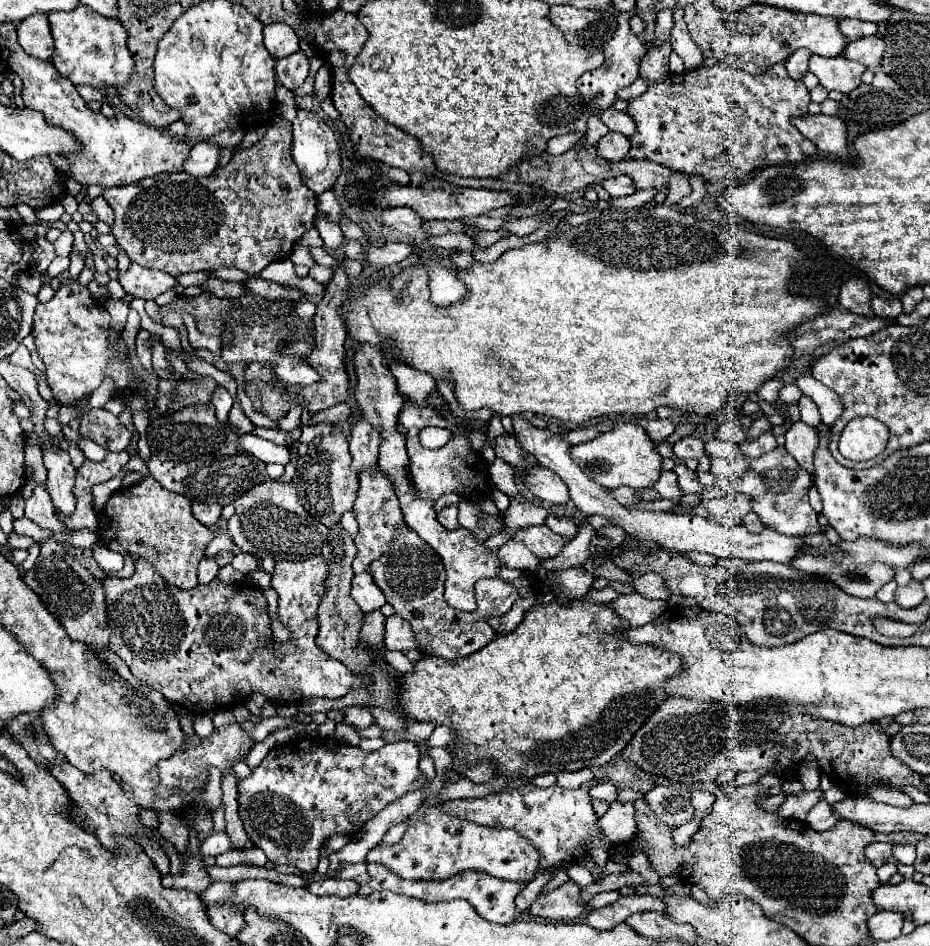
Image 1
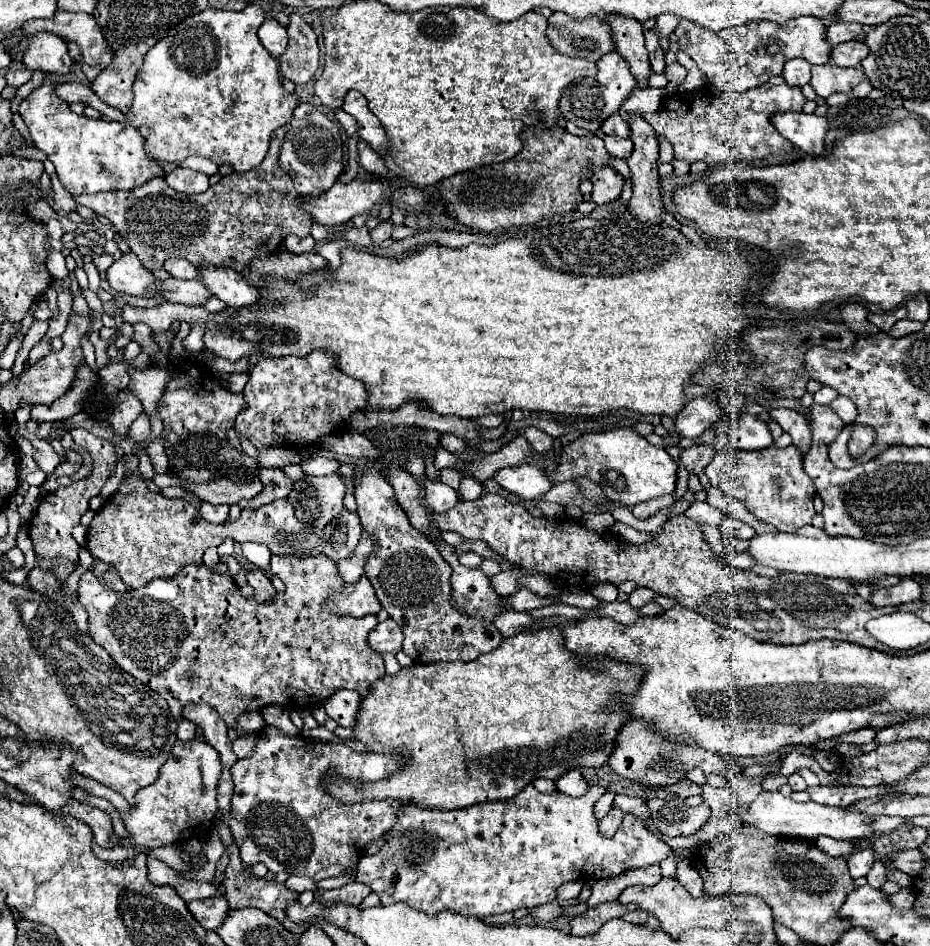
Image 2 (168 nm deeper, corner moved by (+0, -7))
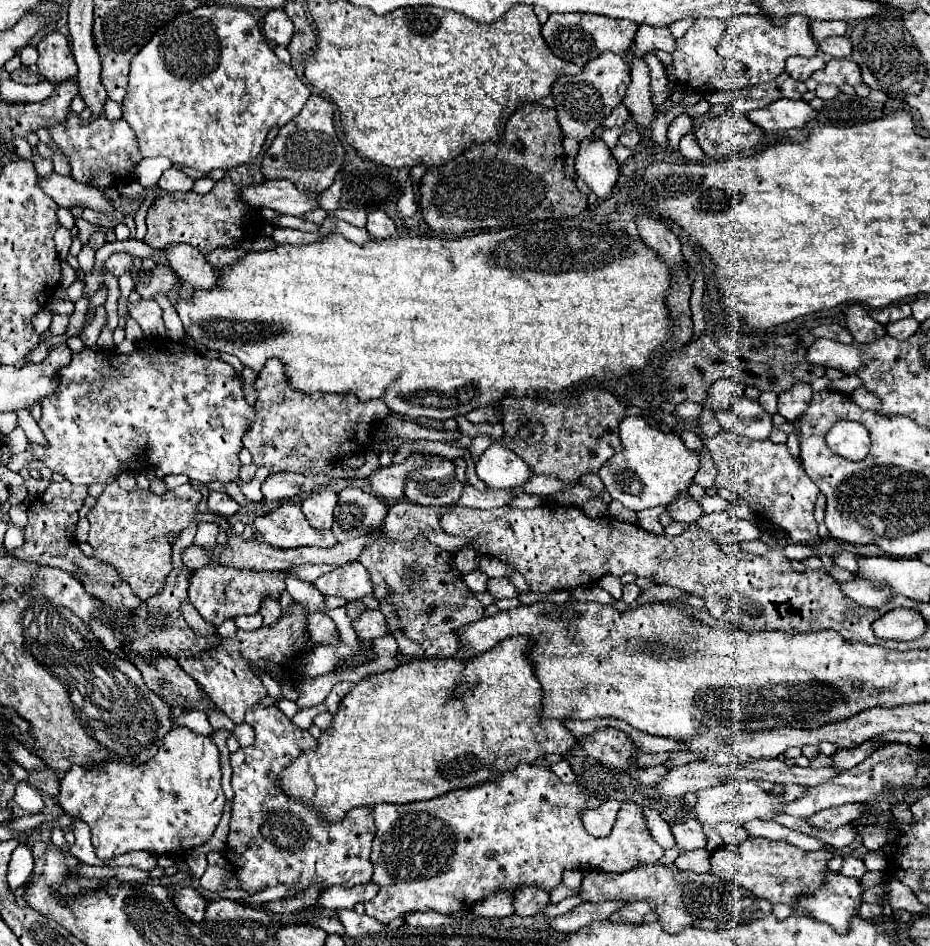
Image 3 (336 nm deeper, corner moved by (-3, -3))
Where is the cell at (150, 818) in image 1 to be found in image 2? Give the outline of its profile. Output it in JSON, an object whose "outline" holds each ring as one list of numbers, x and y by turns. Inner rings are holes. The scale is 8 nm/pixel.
{"outline":[[177,740,173,744,173,750,169,754,169,760,161,766,159,778,147,786,141,788,135,796,137,806,129,810,129,814,125,816,125,826,131,832,131,840,127,840,129,844,141,844,141,846,149,846,149,848,159,848,159,846,167,846,167,844,179,844,179,842,187,842,191,838,203,838,211,832,213,828,213,816,217,810,217,780,219,780,219,754,217,750,207,744,205,740,191,740,191,742,181,742]]}

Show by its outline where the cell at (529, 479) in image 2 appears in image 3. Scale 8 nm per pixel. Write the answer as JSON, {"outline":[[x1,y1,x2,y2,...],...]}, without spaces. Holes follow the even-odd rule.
{"outline":[[496,440,476,460,476,474,490,488,522,486,526,480,532,478,530,466,510,448,500,446,500,442]]}

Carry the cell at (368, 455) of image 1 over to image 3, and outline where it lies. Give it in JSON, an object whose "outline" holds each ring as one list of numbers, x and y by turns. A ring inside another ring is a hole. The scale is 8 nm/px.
{"outline":[[370,534,370,546,358,558,370,572,374,586,374,598,380,602,380,612,390,626,390,634,396,638,402,654,412,658,450,658,460,648,456,630,464,624,476,622,484,616,484,606,470,594,462,574,454,566,450,552,434,546,426,538,414,538,412,542,384,542,376,534]]}

